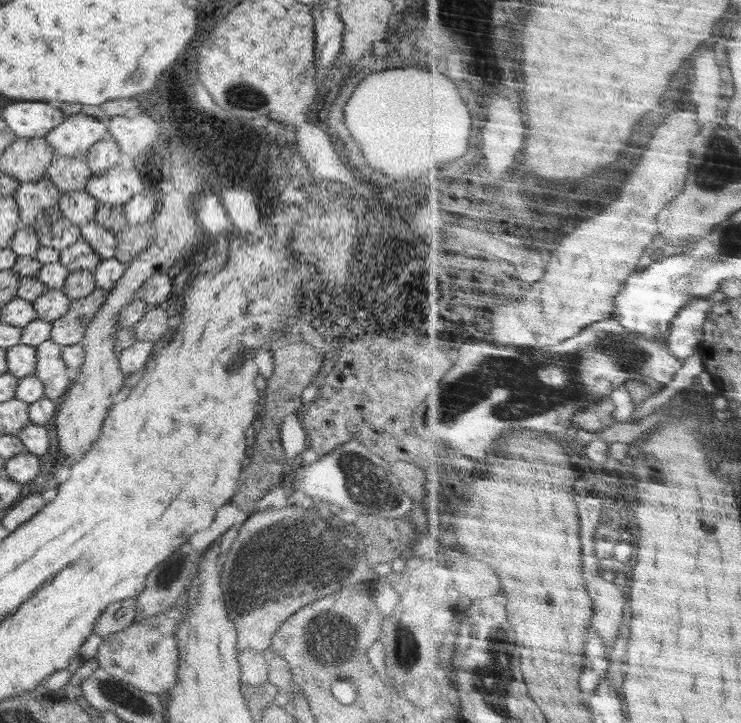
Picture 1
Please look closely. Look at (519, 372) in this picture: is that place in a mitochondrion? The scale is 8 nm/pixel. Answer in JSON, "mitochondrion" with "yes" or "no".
{"mitochondrion":"yes"}

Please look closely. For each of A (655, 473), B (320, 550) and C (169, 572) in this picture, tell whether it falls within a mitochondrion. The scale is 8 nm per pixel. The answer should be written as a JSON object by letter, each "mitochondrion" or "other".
{"A":"other","B":"mitochondrion","C":"mitochondrion"}

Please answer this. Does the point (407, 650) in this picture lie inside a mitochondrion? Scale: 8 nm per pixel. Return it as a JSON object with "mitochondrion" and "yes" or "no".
{"mitochondrion":"yes"}

